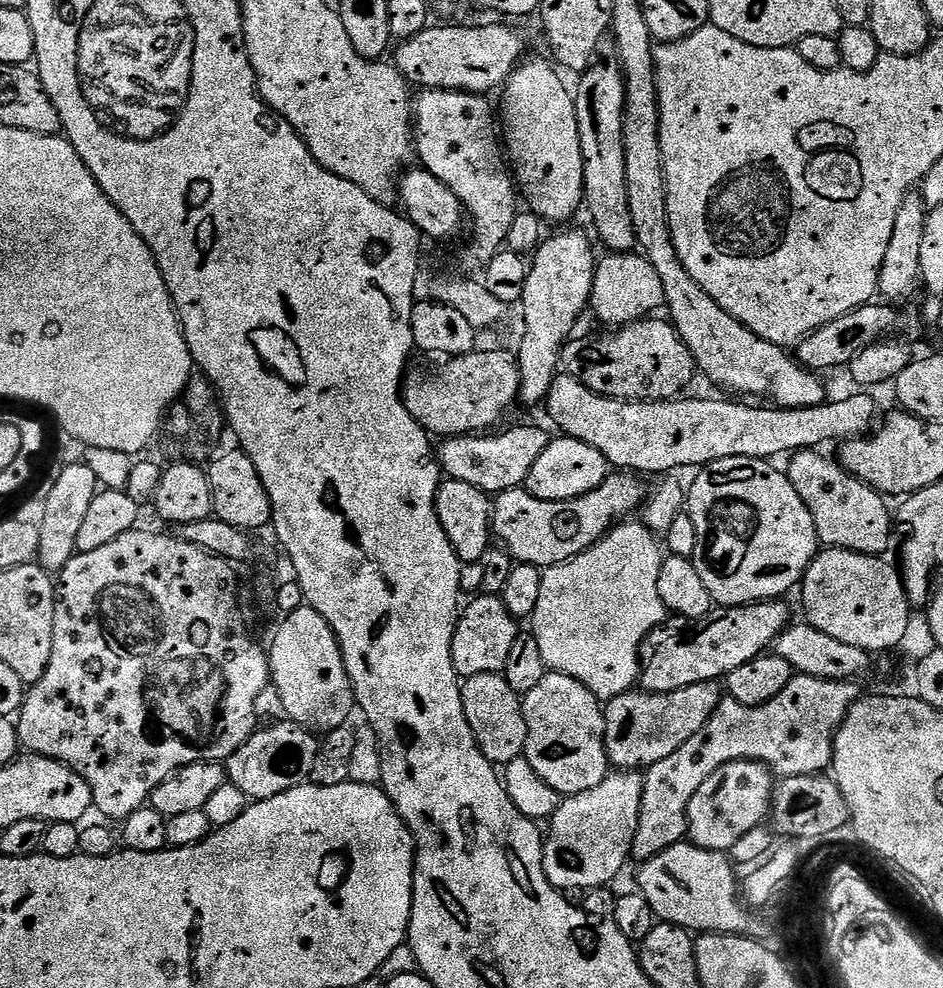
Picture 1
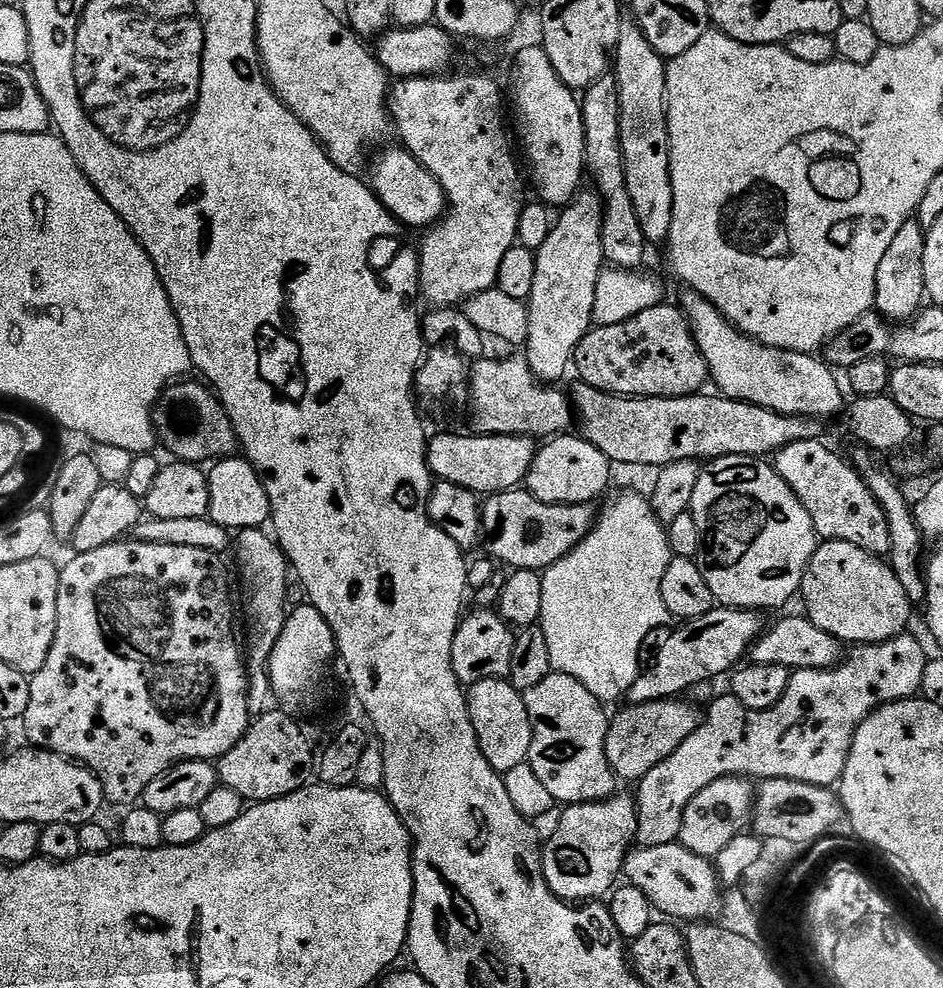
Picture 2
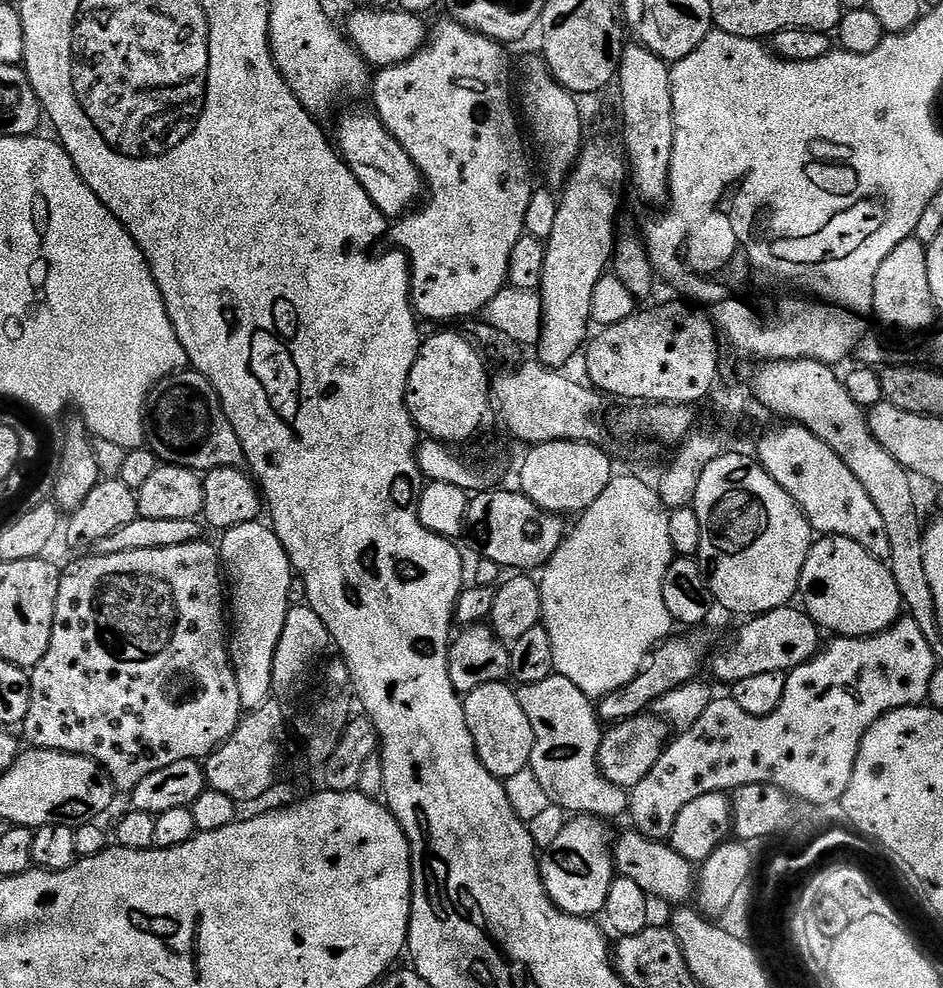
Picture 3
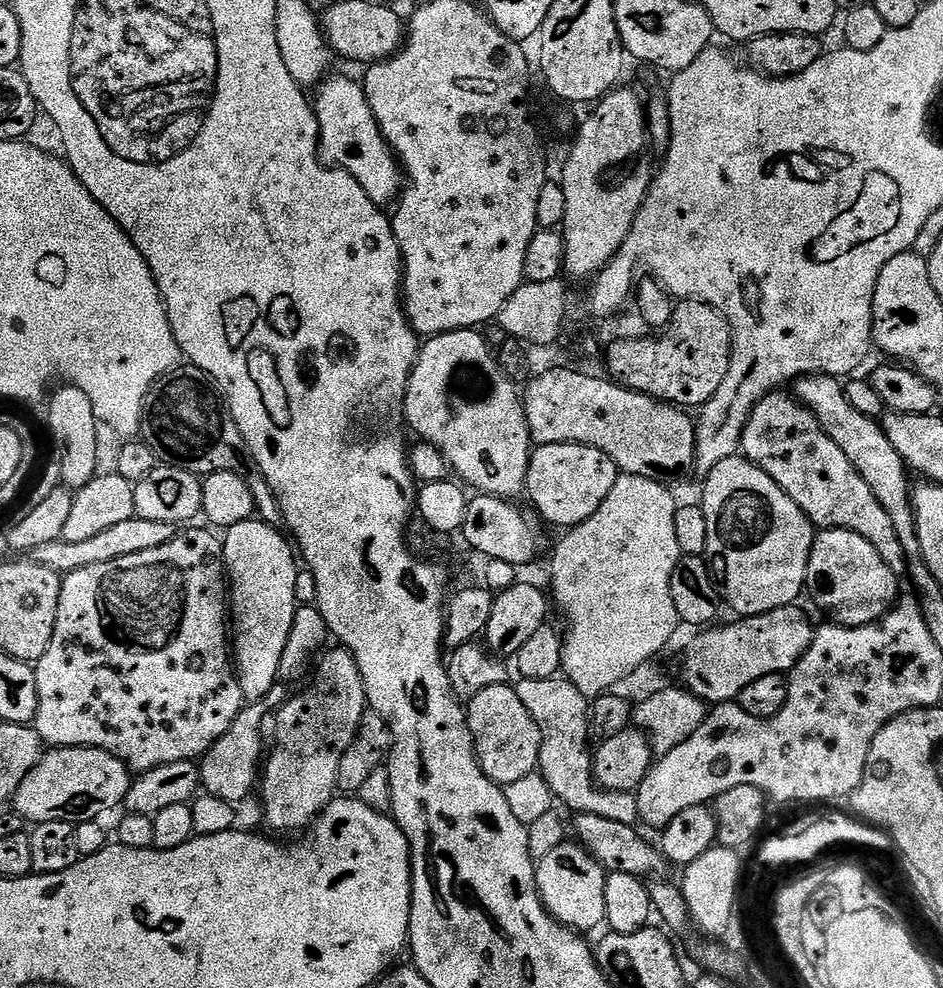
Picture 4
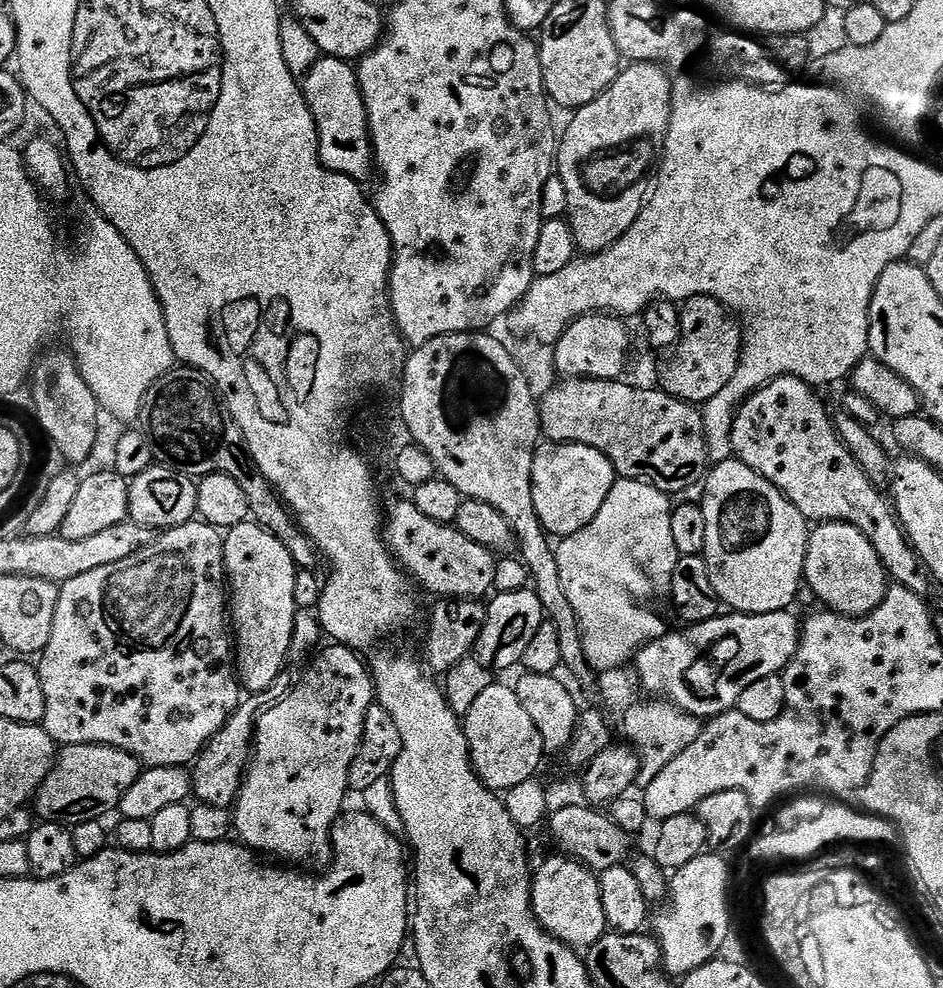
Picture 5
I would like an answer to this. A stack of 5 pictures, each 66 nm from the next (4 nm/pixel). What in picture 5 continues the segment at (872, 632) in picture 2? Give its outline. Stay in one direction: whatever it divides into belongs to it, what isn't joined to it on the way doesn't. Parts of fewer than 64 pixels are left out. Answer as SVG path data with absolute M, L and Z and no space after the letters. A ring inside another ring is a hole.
M837 520L817 523L809 531L804 580L807 591L809 588L825 609L844 616L870 614L884 601L890 587L889 574L878 558L878 550L870 546L870 538L853 524Z

